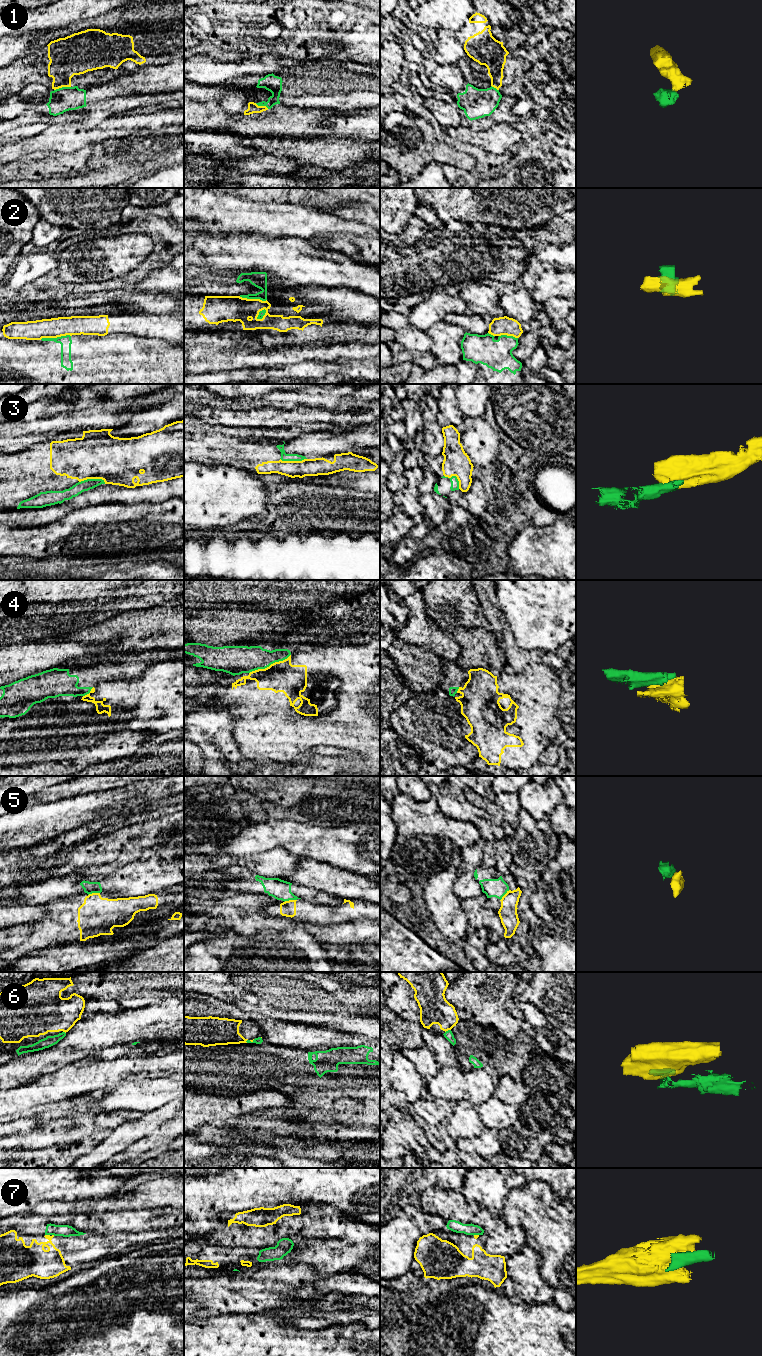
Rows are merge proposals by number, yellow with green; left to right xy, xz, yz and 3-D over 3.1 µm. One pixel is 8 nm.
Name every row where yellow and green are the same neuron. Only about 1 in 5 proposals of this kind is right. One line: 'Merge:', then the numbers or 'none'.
Merge: 4

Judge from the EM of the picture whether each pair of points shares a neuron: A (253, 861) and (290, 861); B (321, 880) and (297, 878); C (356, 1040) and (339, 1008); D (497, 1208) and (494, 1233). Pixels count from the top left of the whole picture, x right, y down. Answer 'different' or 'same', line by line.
A: same
B: same
C: different
D: different

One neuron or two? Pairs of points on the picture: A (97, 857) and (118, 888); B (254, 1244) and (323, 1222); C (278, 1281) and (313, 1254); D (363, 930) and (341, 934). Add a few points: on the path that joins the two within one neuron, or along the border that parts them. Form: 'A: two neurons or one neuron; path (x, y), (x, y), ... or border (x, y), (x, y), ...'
A: two neurons; border (137, 859), (117, 867)
B: one neuron; path (271, 1227), (278, 1222), (306, 1222)
C: two neurons; border (301, 1261), (315, 1268)
D: one neuron; path (358, 933), (346, 934)

